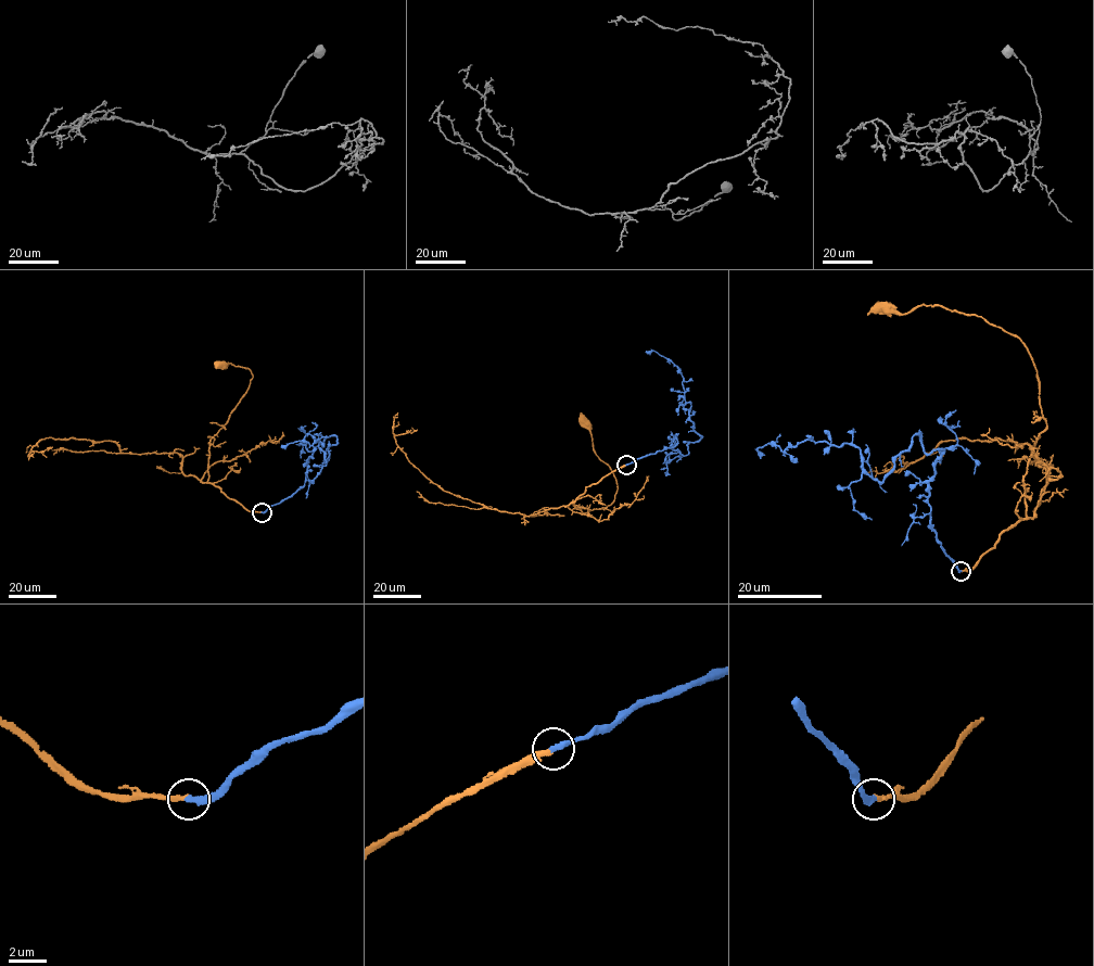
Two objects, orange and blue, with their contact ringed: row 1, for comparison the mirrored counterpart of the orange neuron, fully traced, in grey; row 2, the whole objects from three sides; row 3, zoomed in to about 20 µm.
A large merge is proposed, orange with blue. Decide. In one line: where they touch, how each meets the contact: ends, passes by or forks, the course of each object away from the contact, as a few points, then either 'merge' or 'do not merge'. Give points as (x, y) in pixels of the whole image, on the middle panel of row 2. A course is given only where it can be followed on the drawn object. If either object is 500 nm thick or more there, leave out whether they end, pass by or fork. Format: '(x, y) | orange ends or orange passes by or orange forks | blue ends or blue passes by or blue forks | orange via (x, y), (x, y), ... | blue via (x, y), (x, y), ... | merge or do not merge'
(626, 465) | orange ends | blue ends | orange via (626, 465), (587, 486), (573, 500), (575, 507), (583, 512), (601, 508), (617, 490), (584, 421) | blue via (626, 465), (671, 446), (688, 454), (687, 444), (702, 436), (683, 408), (679, 369), (654, 351), (646, 352) | merge

